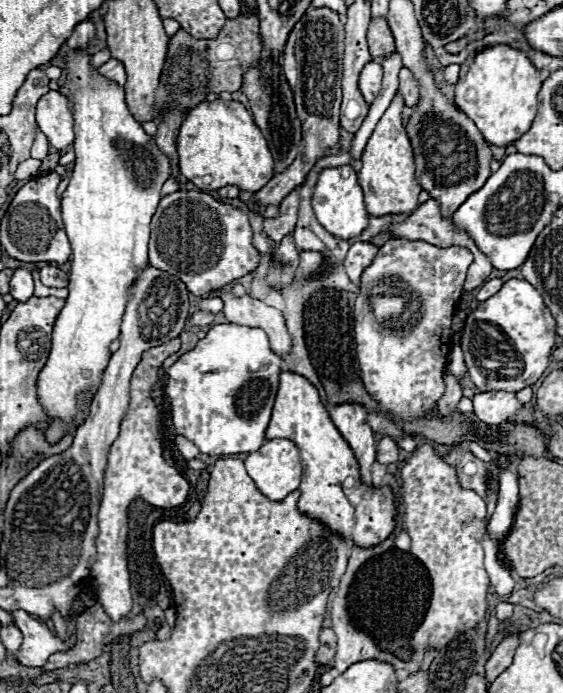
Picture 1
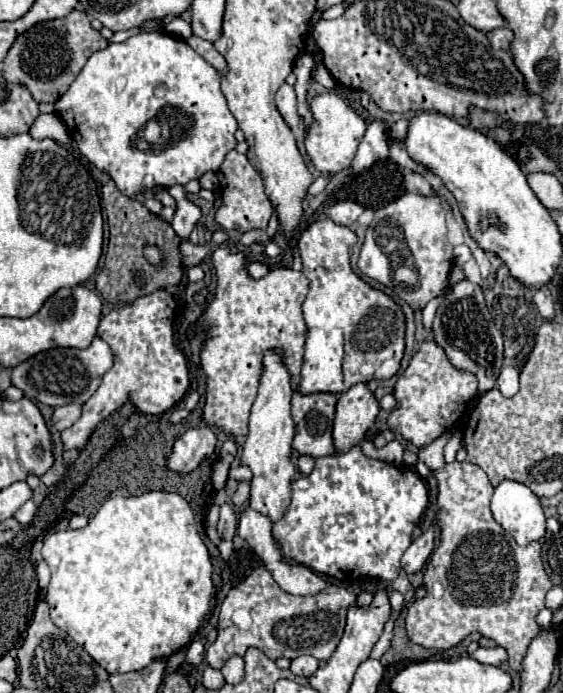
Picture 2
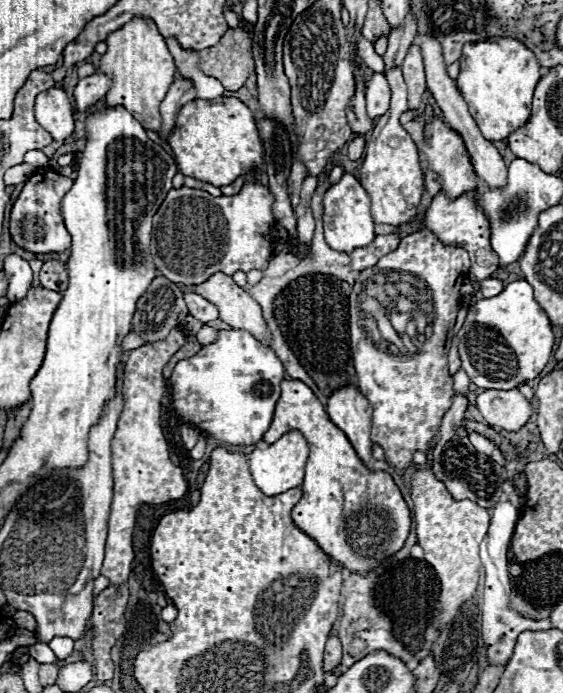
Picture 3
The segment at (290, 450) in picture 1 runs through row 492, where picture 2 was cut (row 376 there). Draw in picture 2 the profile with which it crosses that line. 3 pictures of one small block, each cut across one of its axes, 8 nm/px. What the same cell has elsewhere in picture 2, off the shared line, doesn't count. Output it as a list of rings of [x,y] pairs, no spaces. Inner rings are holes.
[[[270,350],[264,354],[264,374],[260,378],[258,398],[250,412],[250,434],[242,446],[242,464],[252,470],[250,480],[250,508],[268,516],[272,522],[278,522],[290,504],[292,498],[292,478],[296,466],[292,464],[292,438],[294,422],[290,416],[290,374],[282,364],[282,352]]]

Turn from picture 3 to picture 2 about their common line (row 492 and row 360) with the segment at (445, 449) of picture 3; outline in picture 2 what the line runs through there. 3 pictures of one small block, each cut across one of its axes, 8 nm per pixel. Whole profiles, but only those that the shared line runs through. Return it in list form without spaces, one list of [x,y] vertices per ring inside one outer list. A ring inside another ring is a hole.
[[[460,280],[452,286],[452,290],[444,296],[442,304],[438,306],[434,318],[434,340],[440,348],[444,348],[448,360],[460,368],[470,370],[480,380],[480,394],[494,388],[496,378],[502,368],[504,348],[502,348],[502,332],[494,326],[492,314],[486,306],[482,288],[470,280]]]

